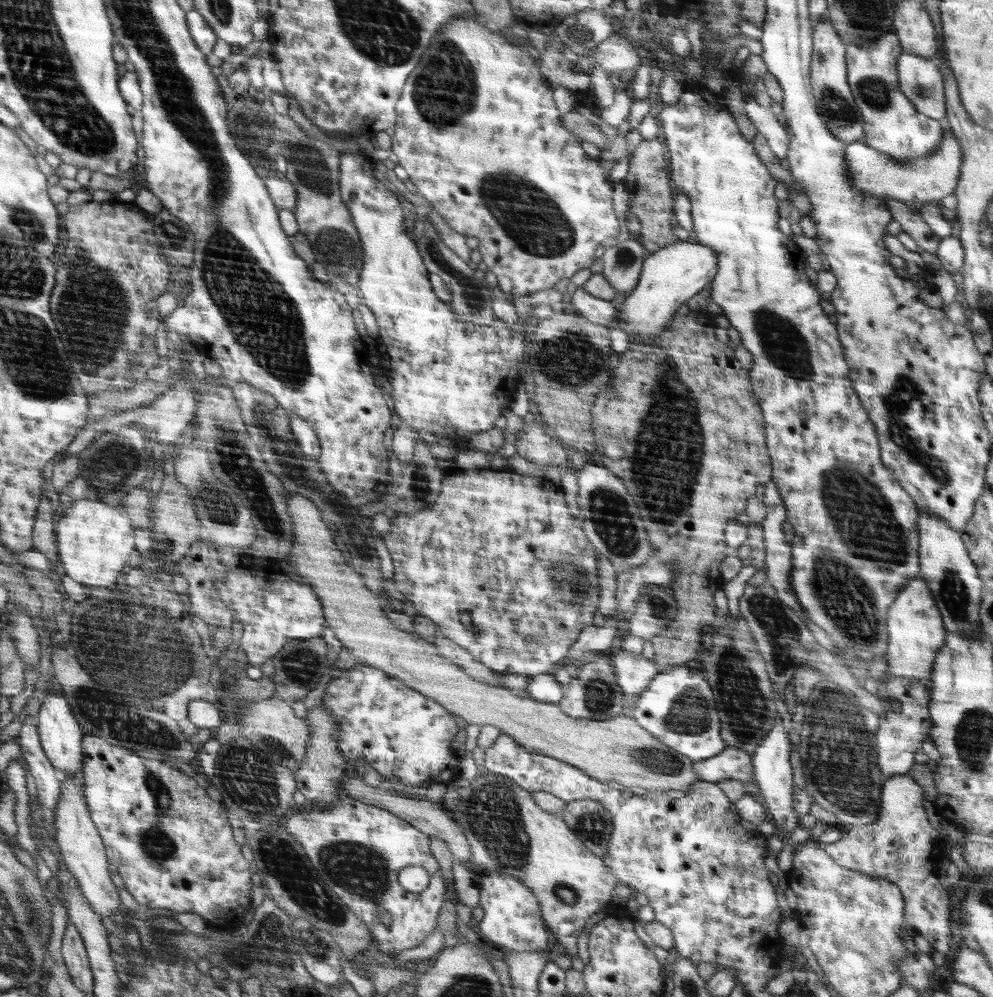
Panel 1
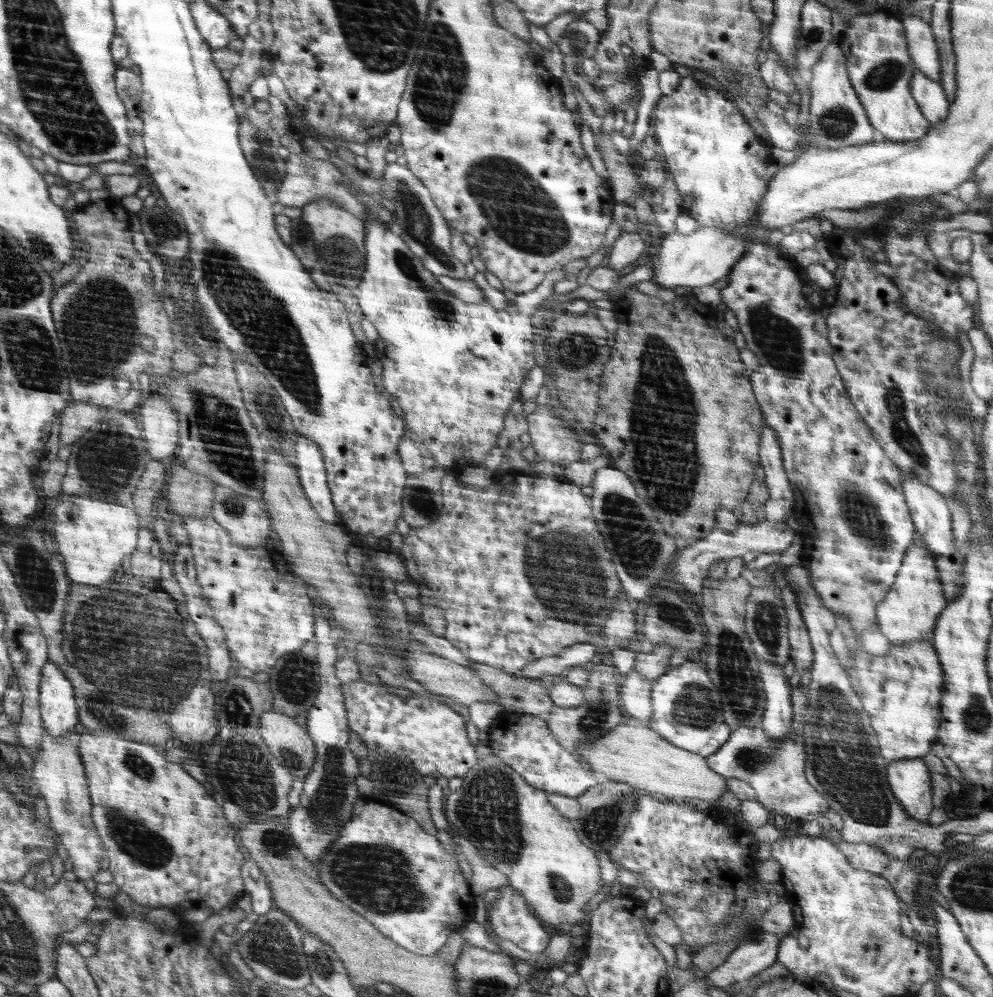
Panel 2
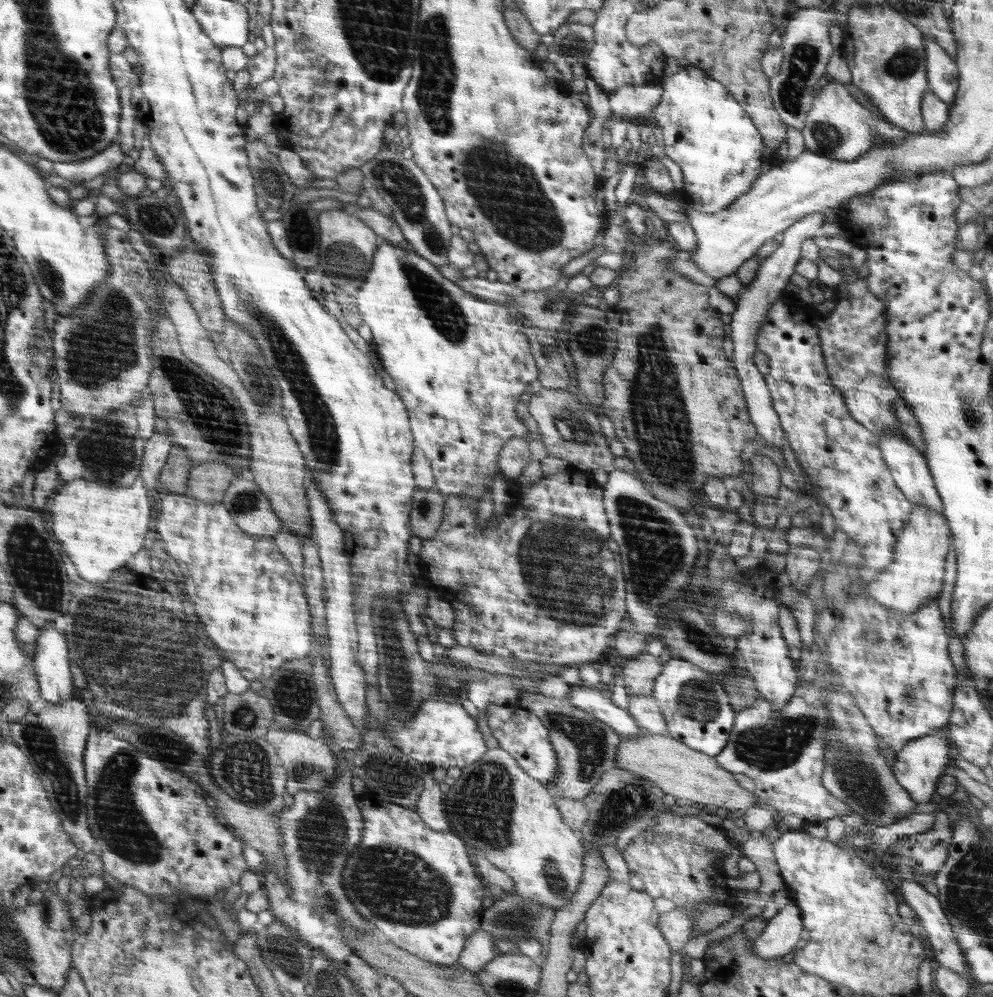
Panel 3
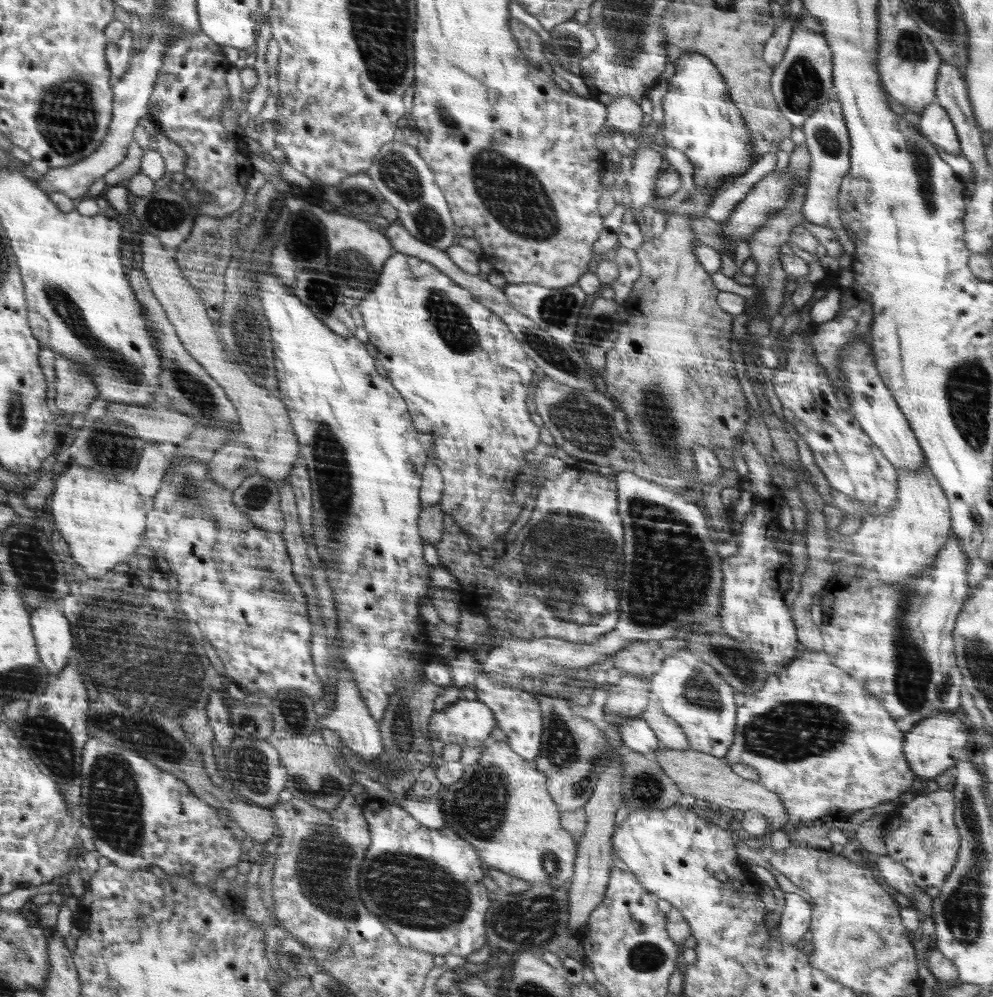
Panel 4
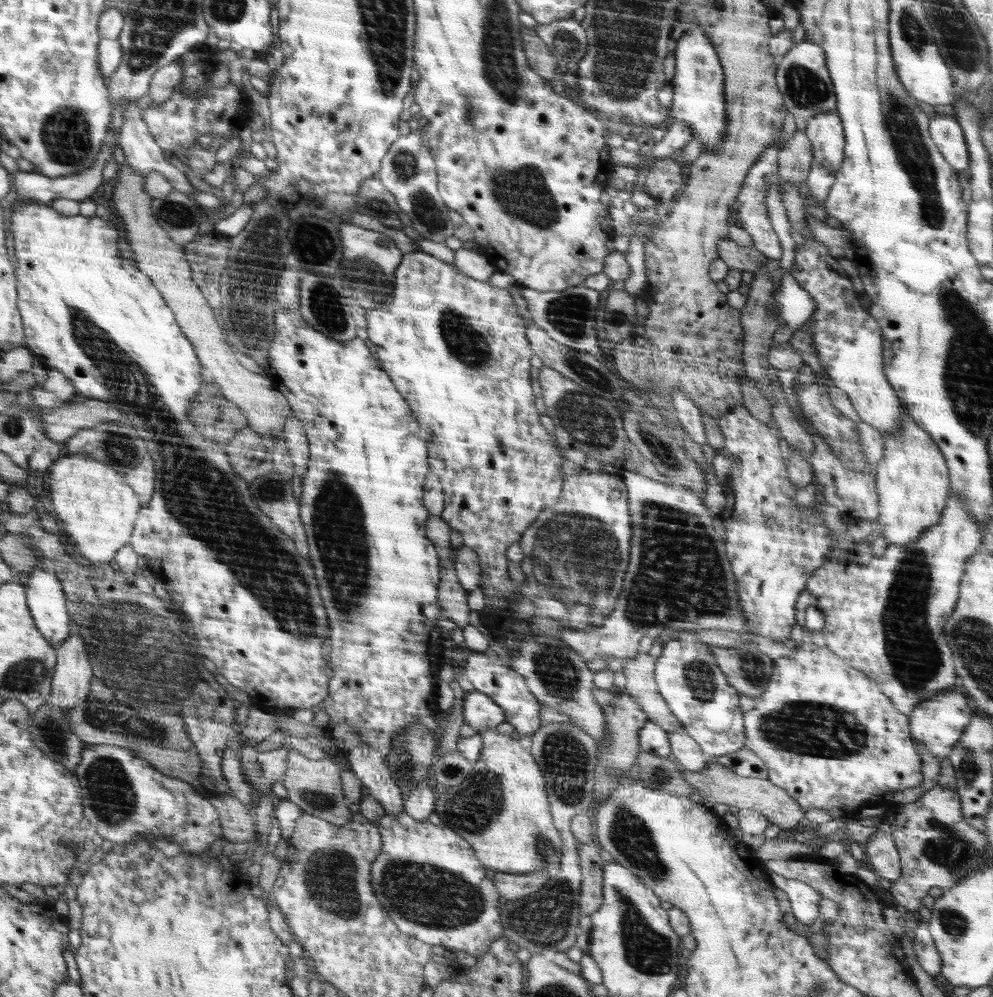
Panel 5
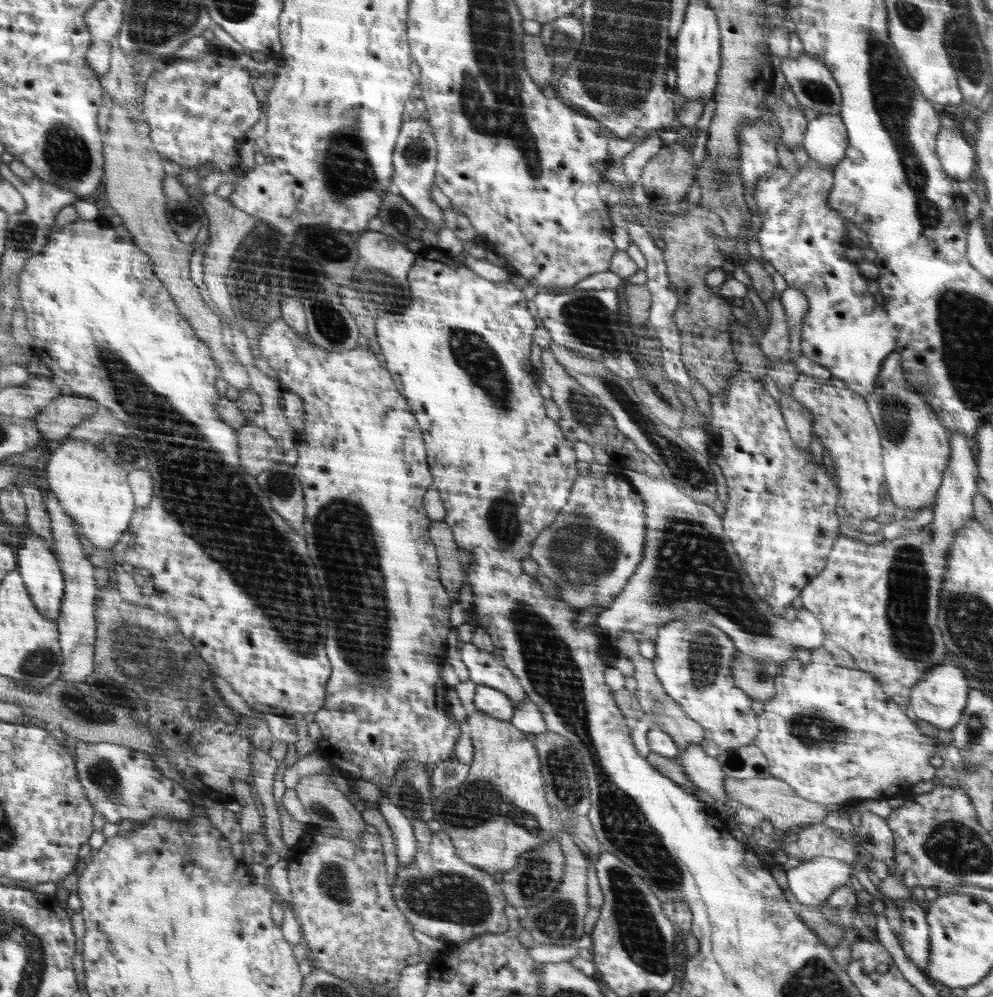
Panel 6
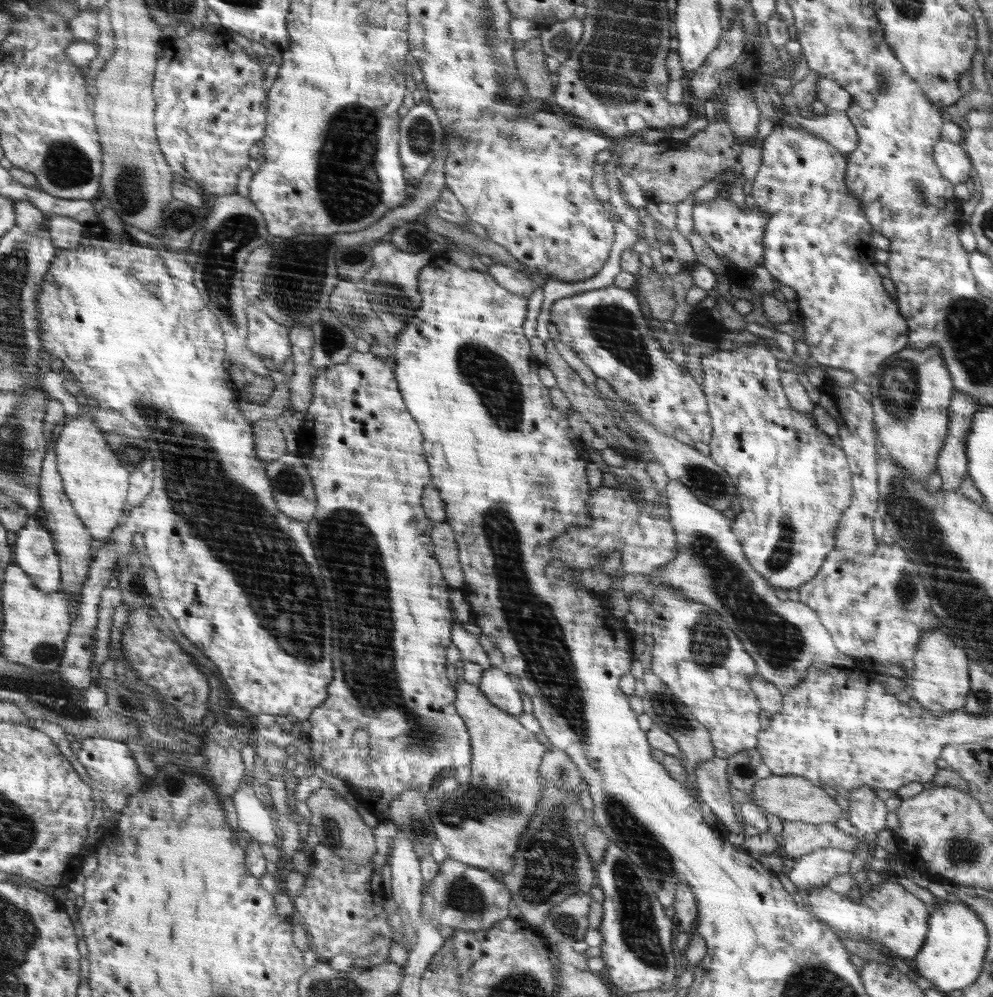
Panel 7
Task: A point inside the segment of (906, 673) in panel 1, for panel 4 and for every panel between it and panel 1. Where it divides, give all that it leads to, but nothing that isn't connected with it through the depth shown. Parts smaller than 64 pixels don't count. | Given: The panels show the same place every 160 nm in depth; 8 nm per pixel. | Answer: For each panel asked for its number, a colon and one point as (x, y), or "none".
2: (909, 612)
3: (915, 576)
4: (905, 541)

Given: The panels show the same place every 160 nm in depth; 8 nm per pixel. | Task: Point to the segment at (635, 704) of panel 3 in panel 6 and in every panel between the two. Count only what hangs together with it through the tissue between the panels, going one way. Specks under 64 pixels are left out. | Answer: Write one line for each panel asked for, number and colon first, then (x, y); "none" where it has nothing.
4: (668, 732)
5: (685, 751)
6: (704, 771)

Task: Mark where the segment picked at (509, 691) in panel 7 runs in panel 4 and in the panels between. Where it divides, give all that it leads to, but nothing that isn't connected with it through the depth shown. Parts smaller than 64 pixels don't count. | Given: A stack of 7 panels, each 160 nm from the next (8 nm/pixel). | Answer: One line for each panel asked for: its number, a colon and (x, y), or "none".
4: (467, 723)
5: (479, 711)
6: (488, 700)

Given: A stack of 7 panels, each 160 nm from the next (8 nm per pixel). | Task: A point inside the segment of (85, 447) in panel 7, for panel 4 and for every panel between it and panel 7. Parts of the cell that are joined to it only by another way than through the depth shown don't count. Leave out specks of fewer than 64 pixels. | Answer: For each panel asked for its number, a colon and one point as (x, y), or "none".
4: (103, 521)
5: (98, 508)
6: (92, 490)

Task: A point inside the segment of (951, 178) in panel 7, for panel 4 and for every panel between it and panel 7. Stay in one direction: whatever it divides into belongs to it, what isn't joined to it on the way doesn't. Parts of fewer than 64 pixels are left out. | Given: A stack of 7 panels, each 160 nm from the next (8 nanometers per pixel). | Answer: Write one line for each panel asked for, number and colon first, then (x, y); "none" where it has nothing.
4: (935, 125)
5: (947, 135)
6: (957, 156)

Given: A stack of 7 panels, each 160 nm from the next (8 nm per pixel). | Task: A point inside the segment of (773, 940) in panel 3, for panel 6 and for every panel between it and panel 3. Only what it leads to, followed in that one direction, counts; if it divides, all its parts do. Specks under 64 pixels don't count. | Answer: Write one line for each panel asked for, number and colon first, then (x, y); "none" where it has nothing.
4: (796, 914)
5: (804, 899)
6: (812, 882)

